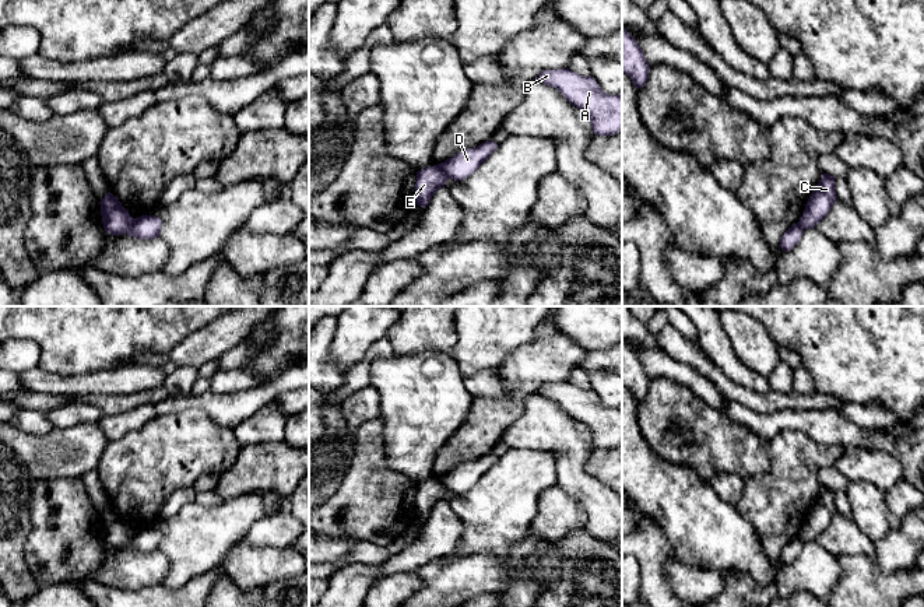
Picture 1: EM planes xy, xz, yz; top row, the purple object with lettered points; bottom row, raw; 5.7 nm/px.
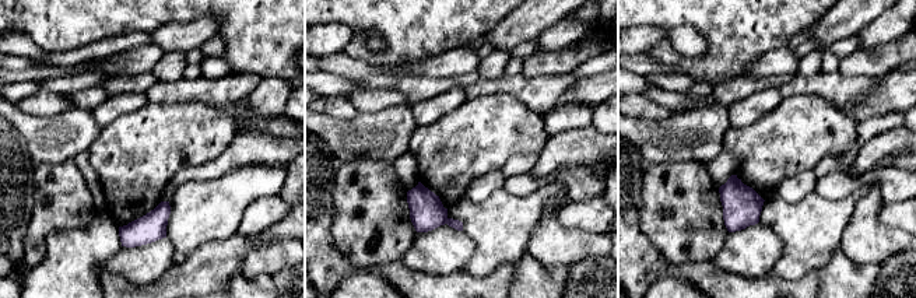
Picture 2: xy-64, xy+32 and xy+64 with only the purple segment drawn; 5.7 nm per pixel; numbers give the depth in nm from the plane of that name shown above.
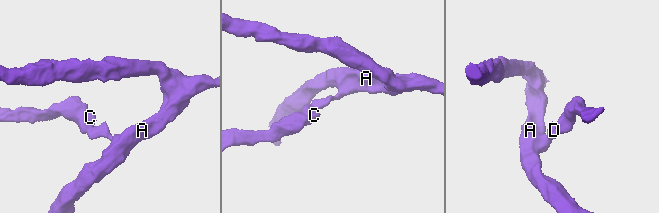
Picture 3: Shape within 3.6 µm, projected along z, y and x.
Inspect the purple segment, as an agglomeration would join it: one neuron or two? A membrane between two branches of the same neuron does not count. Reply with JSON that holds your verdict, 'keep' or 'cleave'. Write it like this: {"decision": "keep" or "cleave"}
{"decision": "cleave"}

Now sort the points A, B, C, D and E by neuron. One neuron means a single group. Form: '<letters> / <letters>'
A B D / C E

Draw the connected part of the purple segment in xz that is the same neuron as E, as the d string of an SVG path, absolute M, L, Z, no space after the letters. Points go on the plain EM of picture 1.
M436 478L428 480L417 485L415 515L421 520L426 520L432 509L445 501L449 490Z

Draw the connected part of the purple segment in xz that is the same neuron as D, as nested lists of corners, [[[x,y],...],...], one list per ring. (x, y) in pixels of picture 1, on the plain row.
[[[489,453],[475,462],[460,464],[436,480],[442,483],[449,491],[454,494],[463,494],[471,490],[496,462],[498,457]]]

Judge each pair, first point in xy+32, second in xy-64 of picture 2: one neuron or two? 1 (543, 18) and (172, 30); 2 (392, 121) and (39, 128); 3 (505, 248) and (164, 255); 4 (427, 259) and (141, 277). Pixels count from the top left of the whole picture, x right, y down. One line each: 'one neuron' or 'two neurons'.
1: one neuron
2: one neuron
3: two neurons
4: one neuron

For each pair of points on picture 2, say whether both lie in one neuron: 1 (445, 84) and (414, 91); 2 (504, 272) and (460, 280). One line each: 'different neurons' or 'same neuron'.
1: same neuron
2: same neuron

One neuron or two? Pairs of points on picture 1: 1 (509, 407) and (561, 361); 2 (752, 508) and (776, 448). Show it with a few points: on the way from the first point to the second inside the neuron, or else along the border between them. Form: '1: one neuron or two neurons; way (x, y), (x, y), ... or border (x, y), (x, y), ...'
1: one neuron; way (517, 392), (545, 361)
2: one neuron; way (768, 493), (777, 483), (777, 463)

